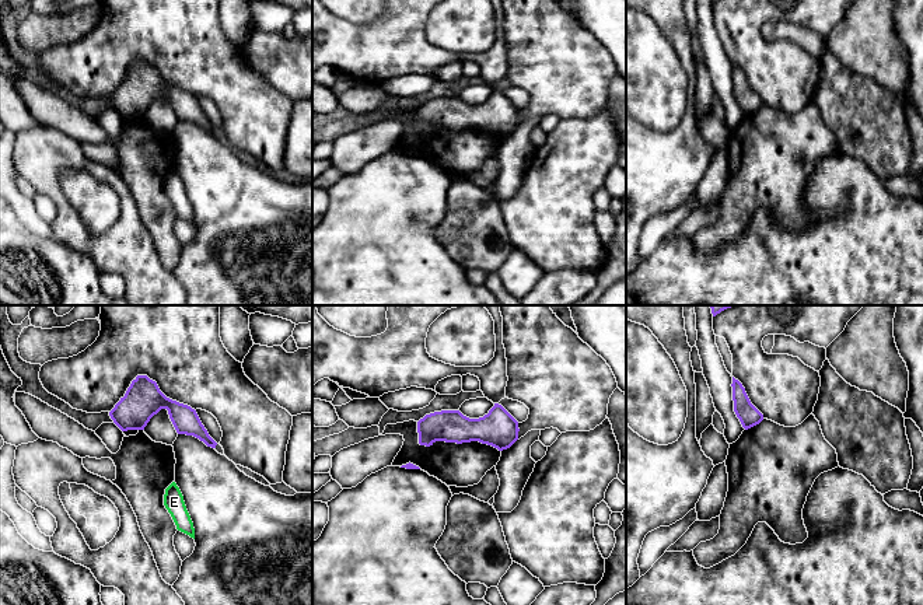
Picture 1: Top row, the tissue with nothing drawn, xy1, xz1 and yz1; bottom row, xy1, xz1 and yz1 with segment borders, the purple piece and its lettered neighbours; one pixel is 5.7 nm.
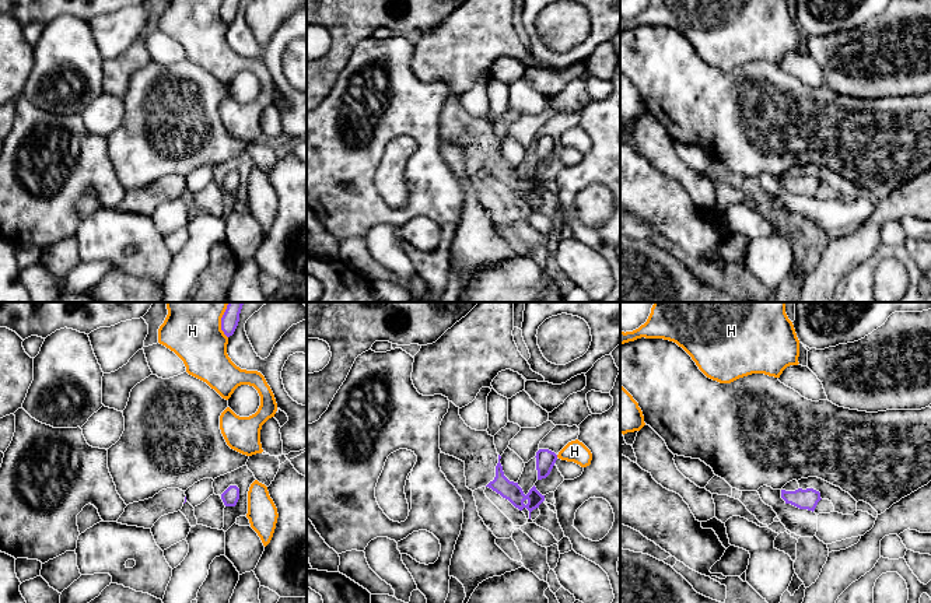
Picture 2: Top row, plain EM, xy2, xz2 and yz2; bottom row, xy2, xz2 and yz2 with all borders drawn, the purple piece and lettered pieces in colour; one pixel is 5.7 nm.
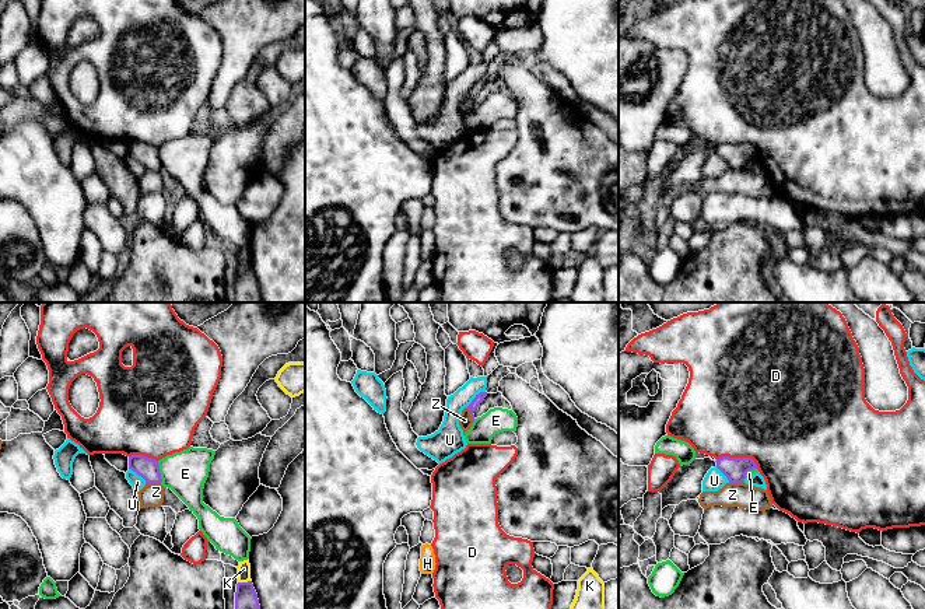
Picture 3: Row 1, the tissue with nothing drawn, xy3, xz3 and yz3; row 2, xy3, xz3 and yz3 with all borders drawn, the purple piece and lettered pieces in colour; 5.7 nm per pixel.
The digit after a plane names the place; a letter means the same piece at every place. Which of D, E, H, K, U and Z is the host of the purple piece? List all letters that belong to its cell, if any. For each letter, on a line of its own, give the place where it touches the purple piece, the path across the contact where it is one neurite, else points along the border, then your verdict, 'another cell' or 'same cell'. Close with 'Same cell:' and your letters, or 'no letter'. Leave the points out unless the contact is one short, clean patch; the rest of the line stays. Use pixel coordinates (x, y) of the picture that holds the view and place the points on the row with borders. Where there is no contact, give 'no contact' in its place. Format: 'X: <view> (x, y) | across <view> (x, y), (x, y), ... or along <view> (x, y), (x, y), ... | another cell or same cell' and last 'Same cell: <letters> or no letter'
D: yz3 (739, 458) | another cell
E: xy3 (158, 472) | another cell
H: xy2 (221, 321) | another cell
K: xy3 (244, 583) | another cell
U: xz3 (475, 398) | along xz3 (484, 391), (466, 406) | another cell
Z: xy3 (153, 482) | along xy3 (146, 482), (157, 482), (160, 485) | another cell
Same cell: no letter

